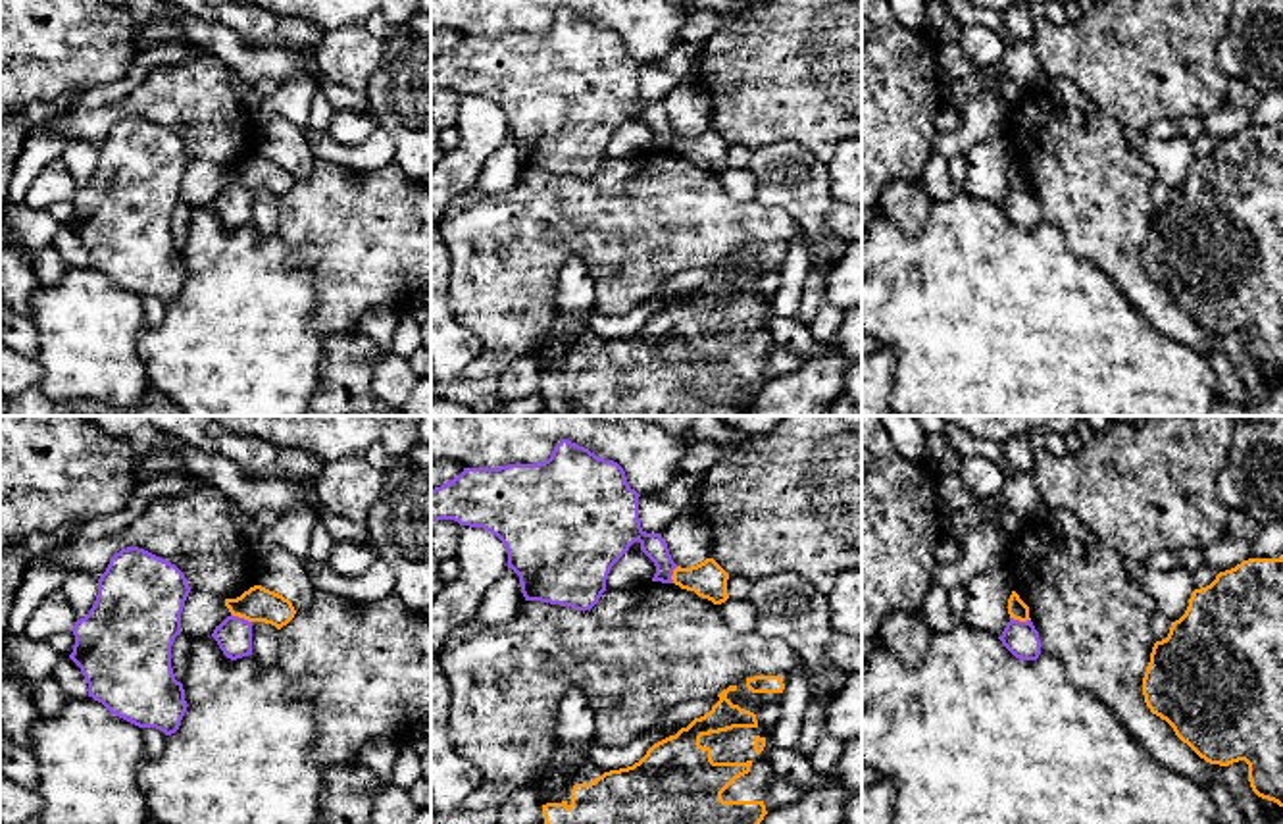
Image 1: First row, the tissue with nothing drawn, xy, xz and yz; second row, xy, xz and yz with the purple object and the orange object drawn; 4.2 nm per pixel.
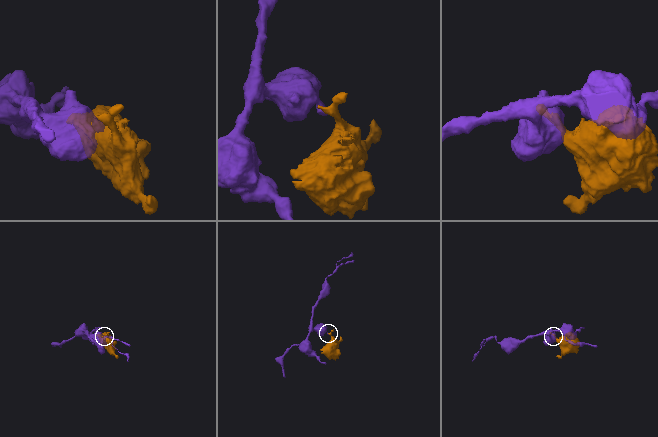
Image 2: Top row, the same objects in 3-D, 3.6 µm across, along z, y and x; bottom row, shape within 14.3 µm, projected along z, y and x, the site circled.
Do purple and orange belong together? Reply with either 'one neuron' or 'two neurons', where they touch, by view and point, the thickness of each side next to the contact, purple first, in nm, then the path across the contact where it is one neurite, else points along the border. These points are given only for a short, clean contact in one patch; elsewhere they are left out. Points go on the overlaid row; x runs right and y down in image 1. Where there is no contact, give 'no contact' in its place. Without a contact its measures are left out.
two neurons; contact xy (241, 618); calibres 150 and 140 nm; border xy (231, 613), (251, 622)

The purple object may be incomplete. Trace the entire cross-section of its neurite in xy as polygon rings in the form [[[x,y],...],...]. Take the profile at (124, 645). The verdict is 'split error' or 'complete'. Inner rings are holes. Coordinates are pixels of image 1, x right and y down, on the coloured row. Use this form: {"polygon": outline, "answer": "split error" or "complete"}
{"polygon": [[[127,547],[110,558],[98,579],[92,608],[71,628],[75,645],[69,658],[85,676],[88,697],[138,728],[156,728],[165,735],[179,730],[187,701],[171,668],[171,645],[181,633],[181,612],[189,593],[185,574],[144,549]]], "answer": "complete"}

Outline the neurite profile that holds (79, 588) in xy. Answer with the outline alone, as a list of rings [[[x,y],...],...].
[[[71,572],[62,585],[62,593],[73,608],[75,618],[81,620],[88,614],[96,601],[98,579],[88,576],[87,572]]]

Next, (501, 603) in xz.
[[[508,568],[485,593],[475,618],[485,626],[512,622],[523,605],[519,576]]]

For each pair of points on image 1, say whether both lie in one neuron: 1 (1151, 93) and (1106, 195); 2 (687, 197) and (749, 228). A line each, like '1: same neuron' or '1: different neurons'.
1: different neurons
2: same neuron

